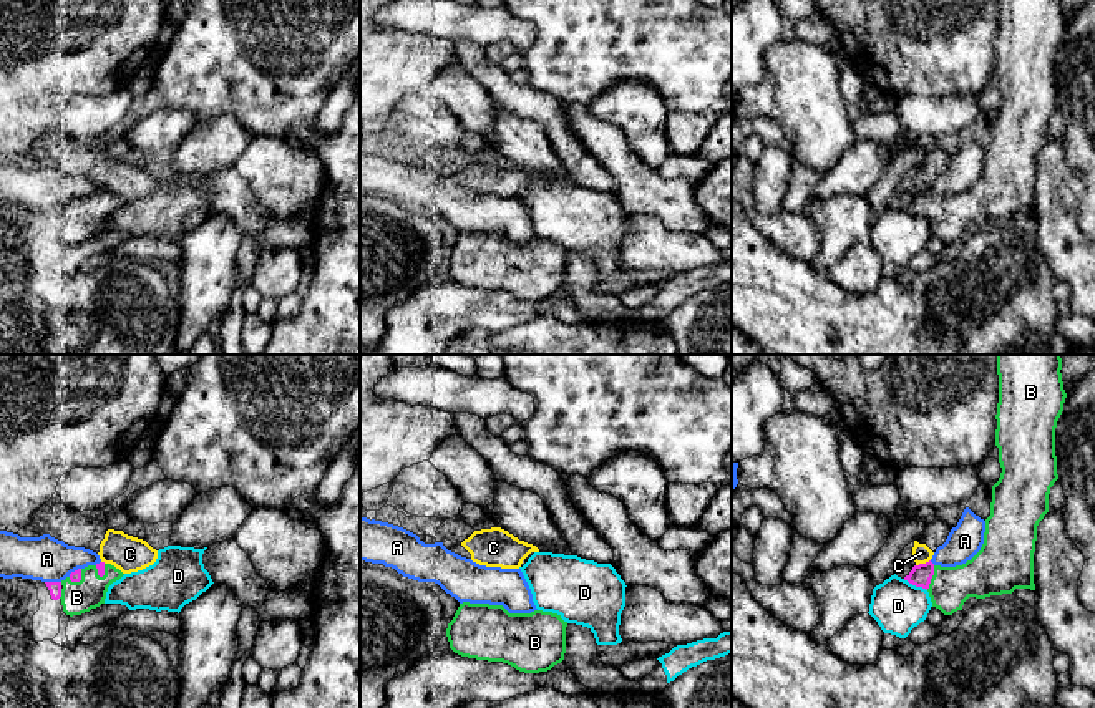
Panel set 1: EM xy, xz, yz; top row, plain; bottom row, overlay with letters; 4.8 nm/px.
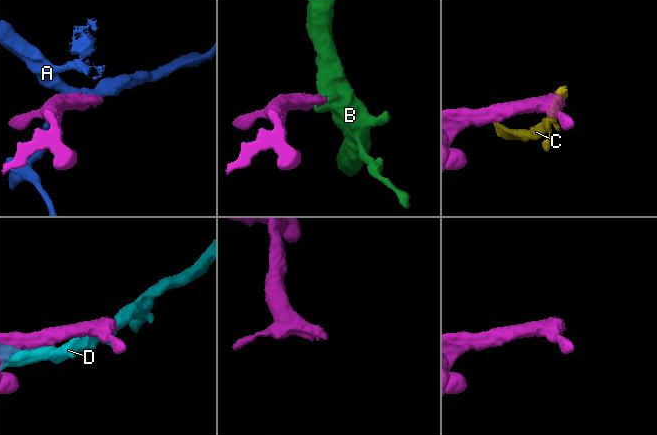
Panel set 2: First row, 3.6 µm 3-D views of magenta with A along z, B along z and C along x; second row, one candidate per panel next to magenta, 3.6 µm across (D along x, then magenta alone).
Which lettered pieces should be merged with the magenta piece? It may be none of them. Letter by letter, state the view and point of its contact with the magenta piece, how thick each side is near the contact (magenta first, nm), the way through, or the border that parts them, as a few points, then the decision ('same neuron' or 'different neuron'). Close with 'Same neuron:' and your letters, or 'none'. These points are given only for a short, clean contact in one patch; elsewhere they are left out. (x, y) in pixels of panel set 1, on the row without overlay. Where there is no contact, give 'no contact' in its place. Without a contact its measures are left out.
A: contact xy (53, 211); calibres 60 and 220 nm; different neuron
B: contact yz (931, 206); calibres 100 and 200 nm; same neuron
C: contact yz (923, 193); calibres 100 and 90 nm; border yz (929, 188), (916, 194); different neuron
D: contact yz (914, 213); calibres 100 and 260 nm; different neuron
Same neuron: B

